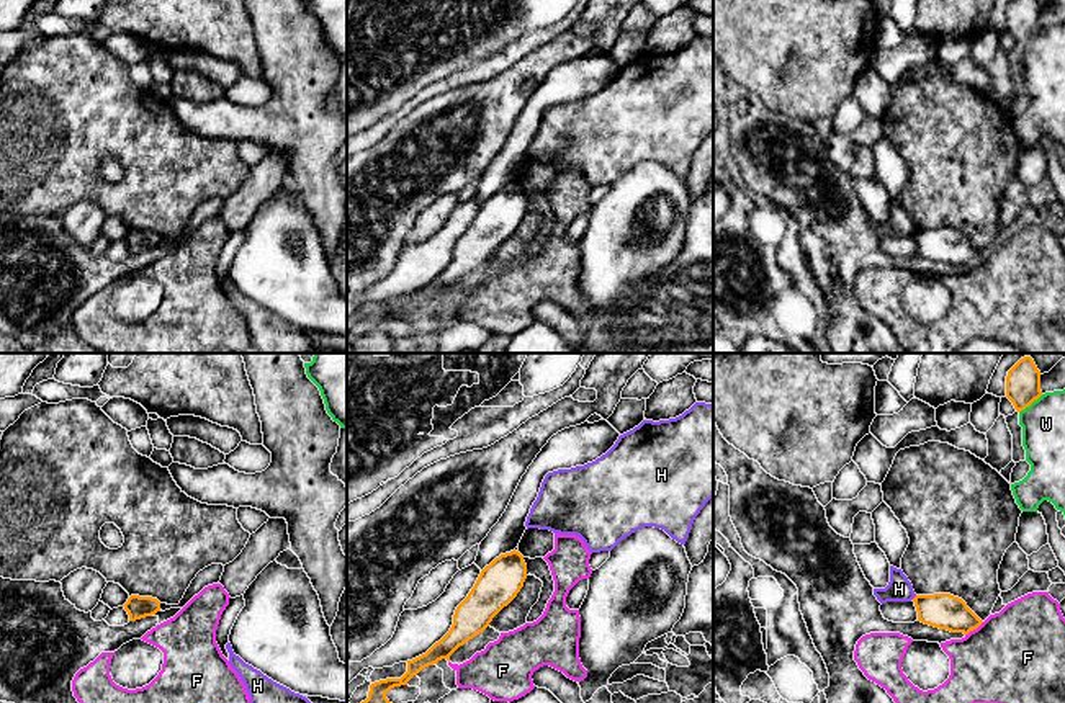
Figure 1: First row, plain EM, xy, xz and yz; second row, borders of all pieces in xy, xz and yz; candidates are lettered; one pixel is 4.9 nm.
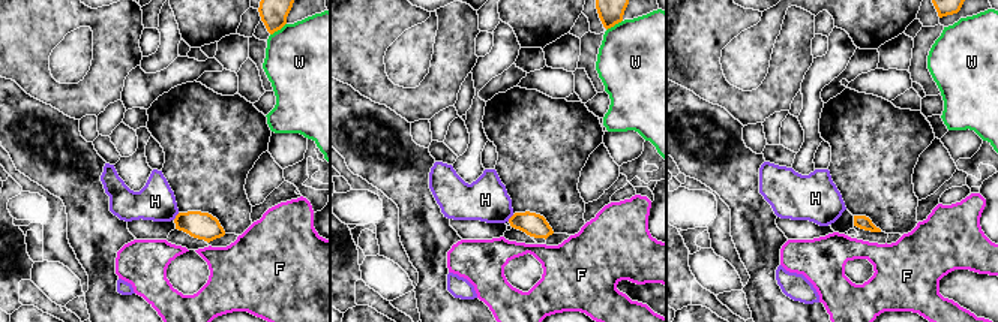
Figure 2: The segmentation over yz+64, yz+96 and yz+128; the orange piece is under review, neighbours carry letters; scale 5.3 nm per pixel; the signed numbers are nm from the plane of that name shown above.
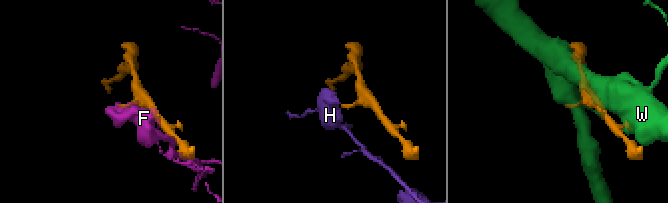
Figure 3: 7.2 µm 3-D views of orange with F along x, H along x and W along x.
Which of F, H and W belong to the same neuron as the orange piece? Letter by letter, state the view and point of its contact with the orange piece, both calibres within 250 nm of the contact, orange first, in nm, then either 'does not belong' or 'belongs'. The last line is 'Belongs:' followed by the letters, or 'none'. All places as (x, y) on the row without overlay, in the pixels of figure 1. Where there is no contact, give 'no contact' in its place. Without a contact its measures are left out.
F: meets orange in yz at (974, 262); 180 nm thick on the orange side, 480 nm on the other; does not belong
H: meets orange in yz at (915, 231); 180 nm thick on the orange side, 120 nm on the other; does not belong
W: meets orange in yz at (1031, 36); 180 nm thick on the orange side, 220 nm on the other; does not belong
Belongs: none

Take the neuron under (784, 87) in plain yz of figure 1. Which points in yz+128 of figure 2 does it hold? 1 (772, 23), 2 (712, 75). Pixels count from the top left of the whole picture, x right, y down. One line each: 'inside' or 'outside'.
1: outside
2: inside

